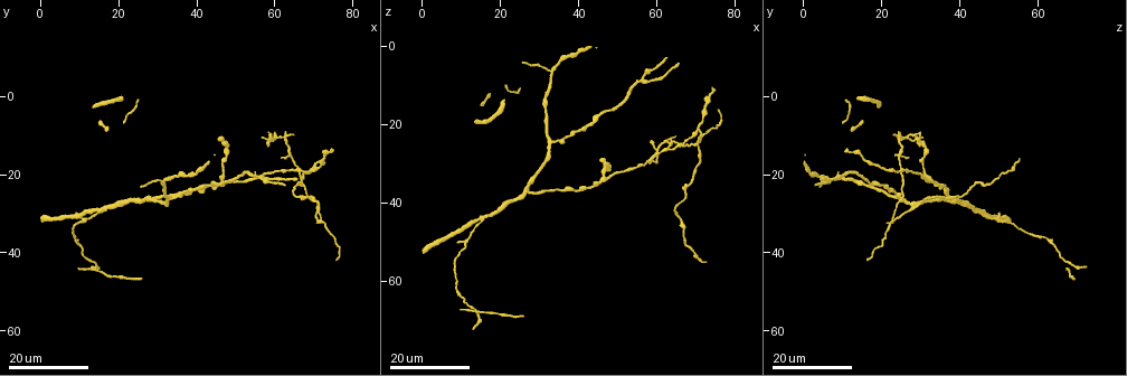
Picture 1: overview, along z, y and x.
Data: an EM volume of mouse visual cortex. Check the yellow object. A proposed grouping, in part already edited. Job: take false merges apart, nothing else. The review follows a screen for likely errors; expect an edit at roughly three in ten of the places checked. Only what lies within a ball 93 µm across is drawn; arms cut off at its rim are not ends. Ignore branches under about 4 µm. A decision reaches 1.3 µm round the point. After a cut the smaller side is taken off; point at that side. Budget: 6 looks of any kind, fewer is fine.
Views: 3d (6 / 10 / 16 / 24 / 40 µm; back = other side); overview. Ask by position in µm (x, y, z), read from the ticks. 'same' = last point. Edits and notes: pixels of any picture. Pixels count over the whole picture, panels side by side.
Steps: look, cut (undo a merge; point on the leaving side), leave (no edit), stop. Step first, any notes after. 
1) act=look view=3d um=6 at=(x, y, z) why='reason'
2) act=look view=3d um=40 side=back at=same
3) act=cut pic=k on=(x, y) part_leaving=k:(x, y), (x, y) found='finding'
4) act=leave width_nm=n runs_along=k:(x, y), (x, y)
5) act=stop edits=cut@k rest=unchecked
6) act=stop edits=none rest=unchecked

act=look view=3d um=16 at=(56.5, 21.0, 8.5)

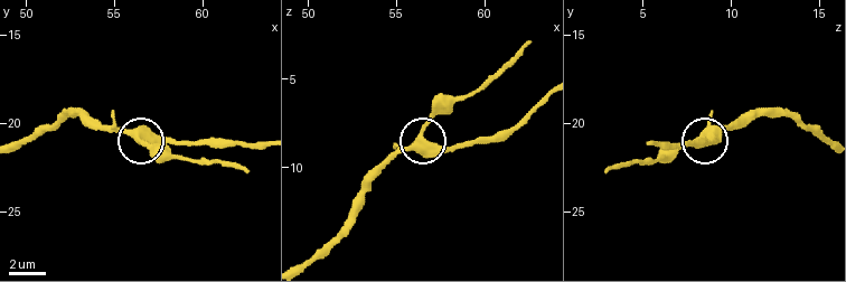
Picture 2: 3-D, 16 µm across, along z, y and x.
act=look view=3d um=6 at=(56.4, 21.1, 8.4) why='zoom in'

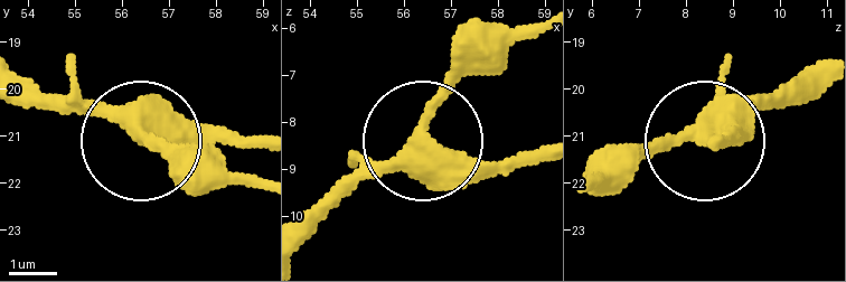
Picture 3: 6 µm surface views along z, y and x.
act=leave found='all the same cell'

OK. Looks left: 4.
act=look view=3d um=24 at=(66.5, 20.0, 24.5) why='arms part here'

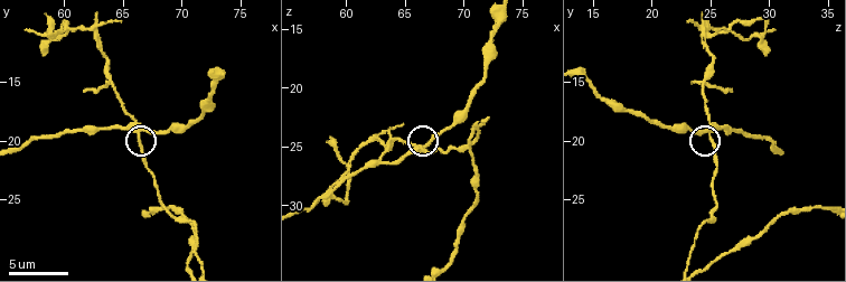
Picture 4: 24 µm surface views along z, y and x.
act=look view=3d um=6 at=(66.4, 19.2, 25.0)

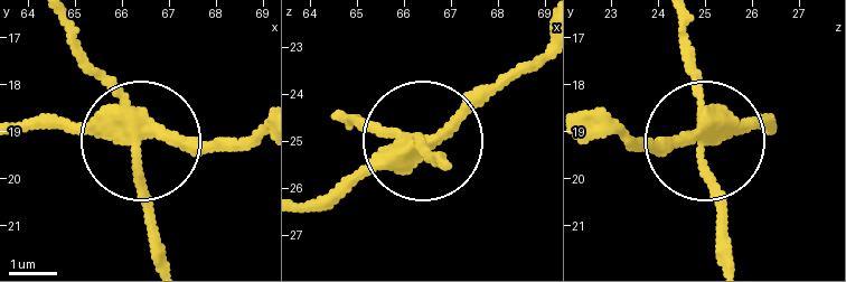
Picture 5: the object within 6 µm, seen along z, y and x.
act=look view=3d um=6 side=back at=(66.30, 19.35, 25.00)

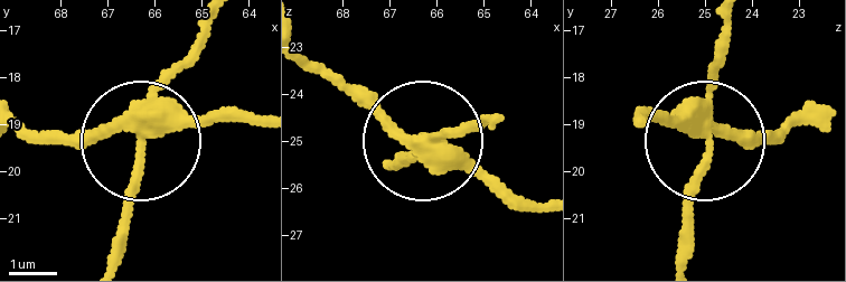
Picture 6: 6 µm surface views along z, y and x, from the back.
act=cut pic=6 on=(138, 190) arms=3 found='a second cell is stuck on'

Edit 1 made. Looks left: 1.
act=stop edits=cut@6 rest=unchecked

